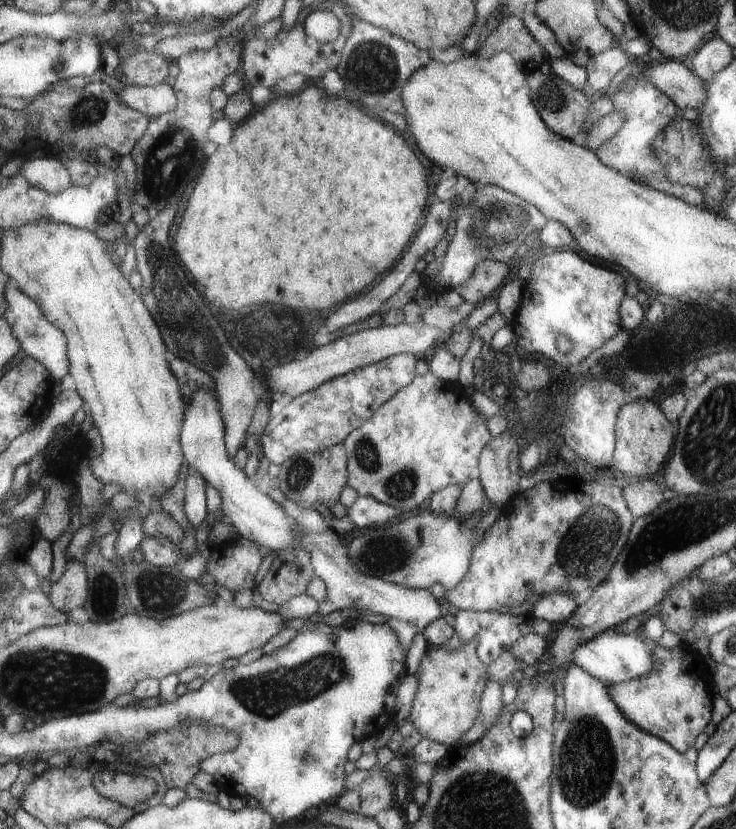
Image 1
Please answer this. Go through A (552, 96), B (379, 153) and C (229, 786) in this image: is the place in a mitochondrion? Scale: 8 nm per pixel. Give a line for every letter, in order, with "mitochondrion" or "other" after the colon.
A: mitochondrion
B: other
C: other

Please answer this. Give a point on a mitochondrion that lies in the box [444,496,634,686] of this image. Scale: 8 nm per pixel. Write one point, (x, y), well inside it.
(581, 549)

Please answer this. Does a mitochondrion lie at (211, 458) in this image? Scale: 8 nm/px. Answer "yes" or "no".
no

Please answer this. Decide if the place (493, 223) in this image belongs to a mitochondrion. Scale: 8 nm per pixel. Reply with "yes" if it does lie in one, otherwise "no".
yes

